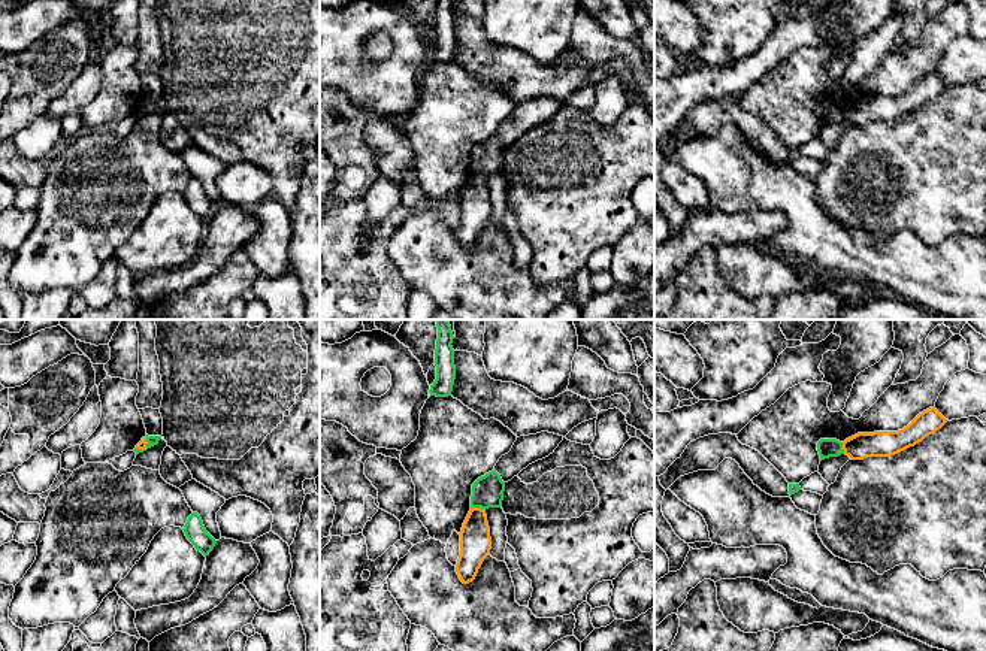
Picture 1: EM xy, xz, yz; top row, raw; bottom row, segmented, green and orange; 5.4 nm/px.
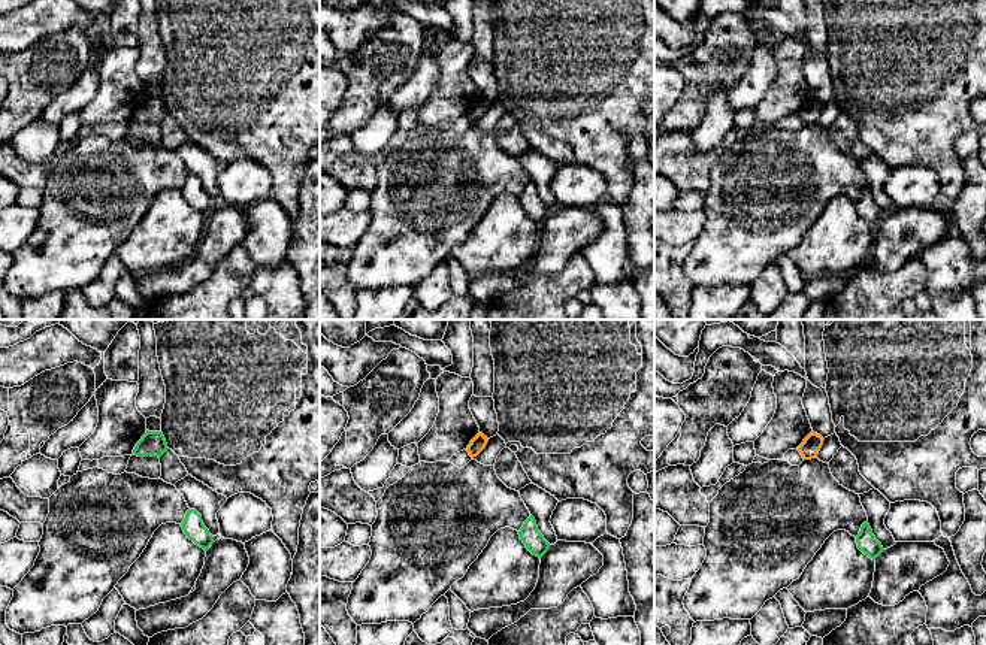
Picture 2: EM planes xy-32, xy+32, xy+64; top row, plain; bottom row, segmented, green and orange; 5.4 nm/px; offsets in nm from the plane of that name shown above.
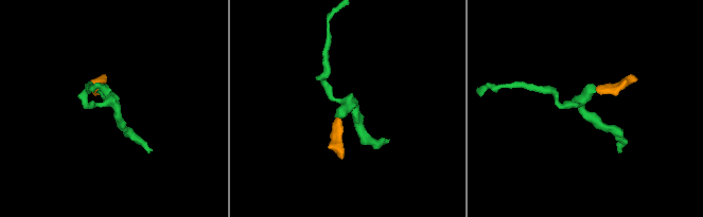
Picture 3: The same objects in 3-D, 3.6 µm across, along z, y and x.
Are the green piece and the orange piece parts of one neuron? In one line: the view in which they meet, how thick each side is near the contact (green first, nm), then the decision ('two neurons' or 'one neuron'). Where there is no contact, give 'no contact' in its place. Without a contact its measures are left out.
xz | 180/170 nm | one neuron

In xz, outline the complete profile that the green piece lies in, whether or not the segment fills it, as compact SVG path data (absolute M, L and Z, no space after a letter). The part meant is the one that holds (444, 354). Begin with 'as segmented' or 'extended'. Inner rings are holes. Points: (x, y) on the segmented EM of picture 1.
as segmented | M436 320L438 339L435 349L435 366L436 366L436 379L430 385L430 396L448 397L451 396L454 379L456 379L456 366L454 366L454 349L451 326L447 320Z

